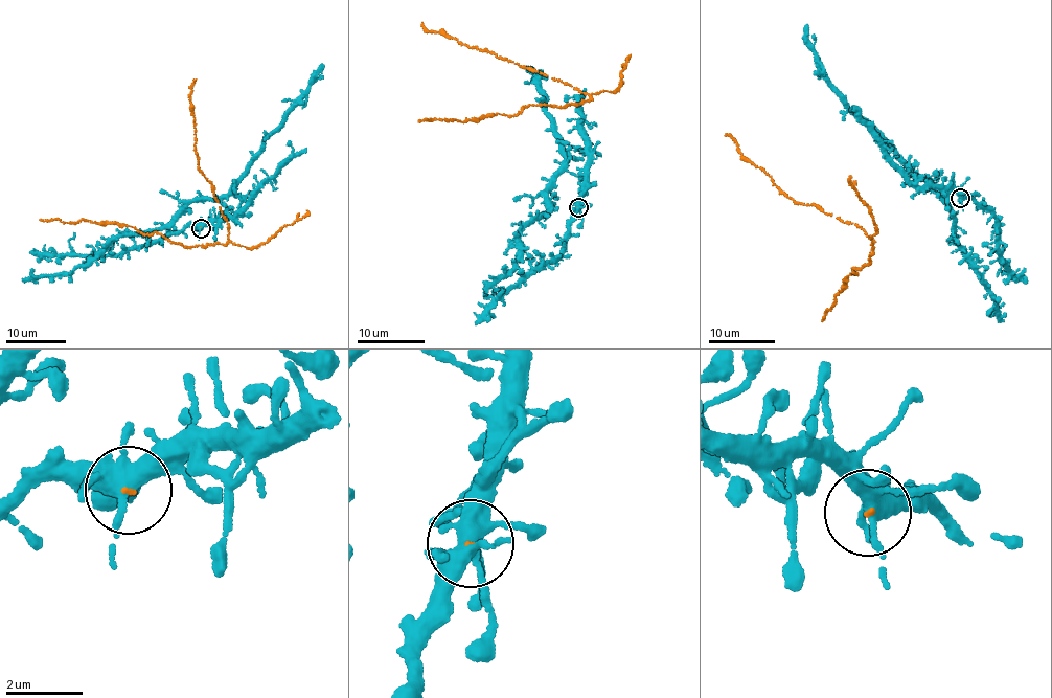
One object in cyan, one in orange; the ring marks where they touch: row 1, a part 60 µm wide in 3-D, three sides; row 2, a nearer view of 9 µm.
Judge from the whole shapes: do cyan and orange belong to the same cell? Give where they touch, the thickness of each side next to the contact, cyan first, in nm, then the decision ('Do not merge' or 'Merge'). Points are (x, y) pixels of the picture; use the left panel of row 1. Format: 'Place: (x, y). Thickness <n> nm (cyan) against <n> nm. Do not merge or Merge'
Place: (201, 228). Thickness 400 nm (cyan) against 60 nm. Merge

